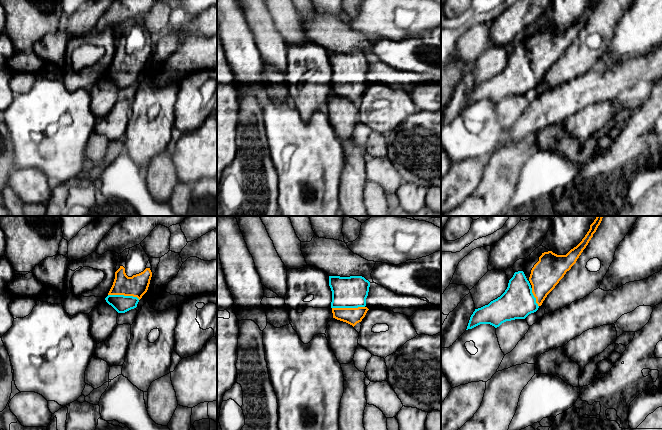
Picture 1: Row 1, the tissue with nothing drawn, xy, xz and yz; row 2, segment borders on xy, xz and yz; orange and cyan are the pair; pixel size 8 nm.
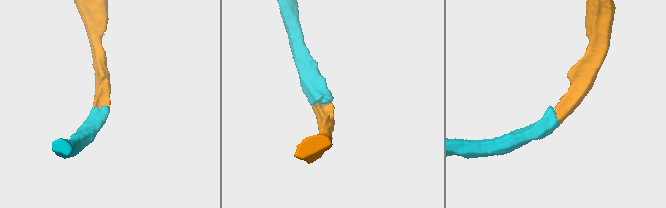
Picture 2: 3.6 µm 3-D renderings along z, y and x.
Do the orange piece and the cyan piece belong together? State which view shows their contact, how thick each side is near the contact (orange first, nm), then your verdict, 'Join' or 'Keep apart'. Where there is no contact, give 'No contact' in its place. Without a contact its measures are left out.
Touches orange in xz. Thickness 140 nm (orange) against 260 nm. Join

